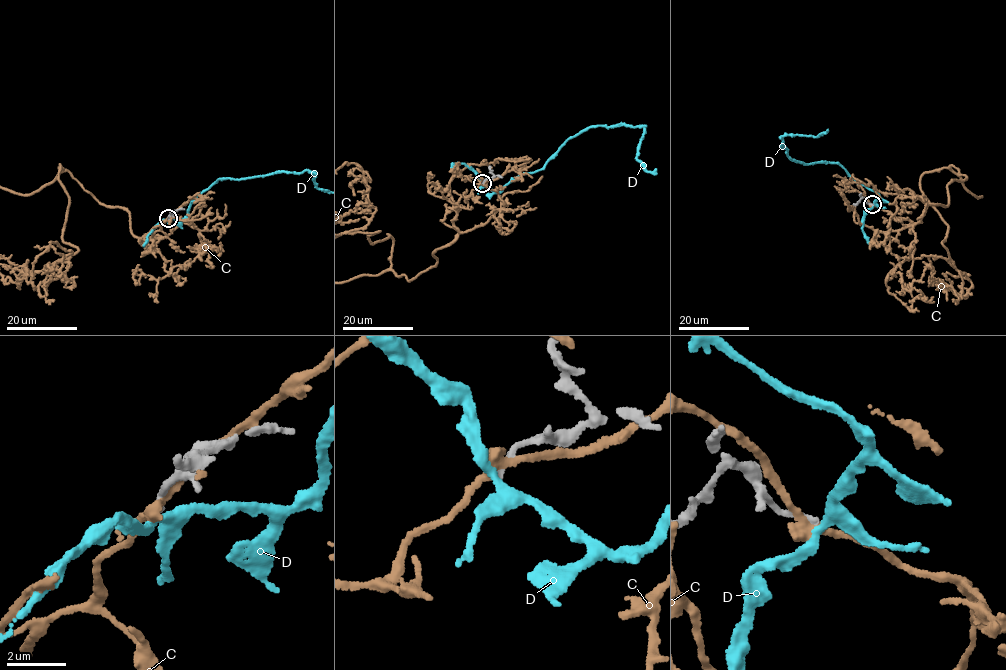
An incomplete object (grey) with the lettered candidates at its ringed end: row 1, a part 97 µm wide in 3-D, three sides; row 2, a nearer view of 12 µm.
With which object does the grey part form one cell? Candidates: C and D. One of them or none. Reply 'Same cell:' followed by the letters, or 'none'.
Same cell: none

